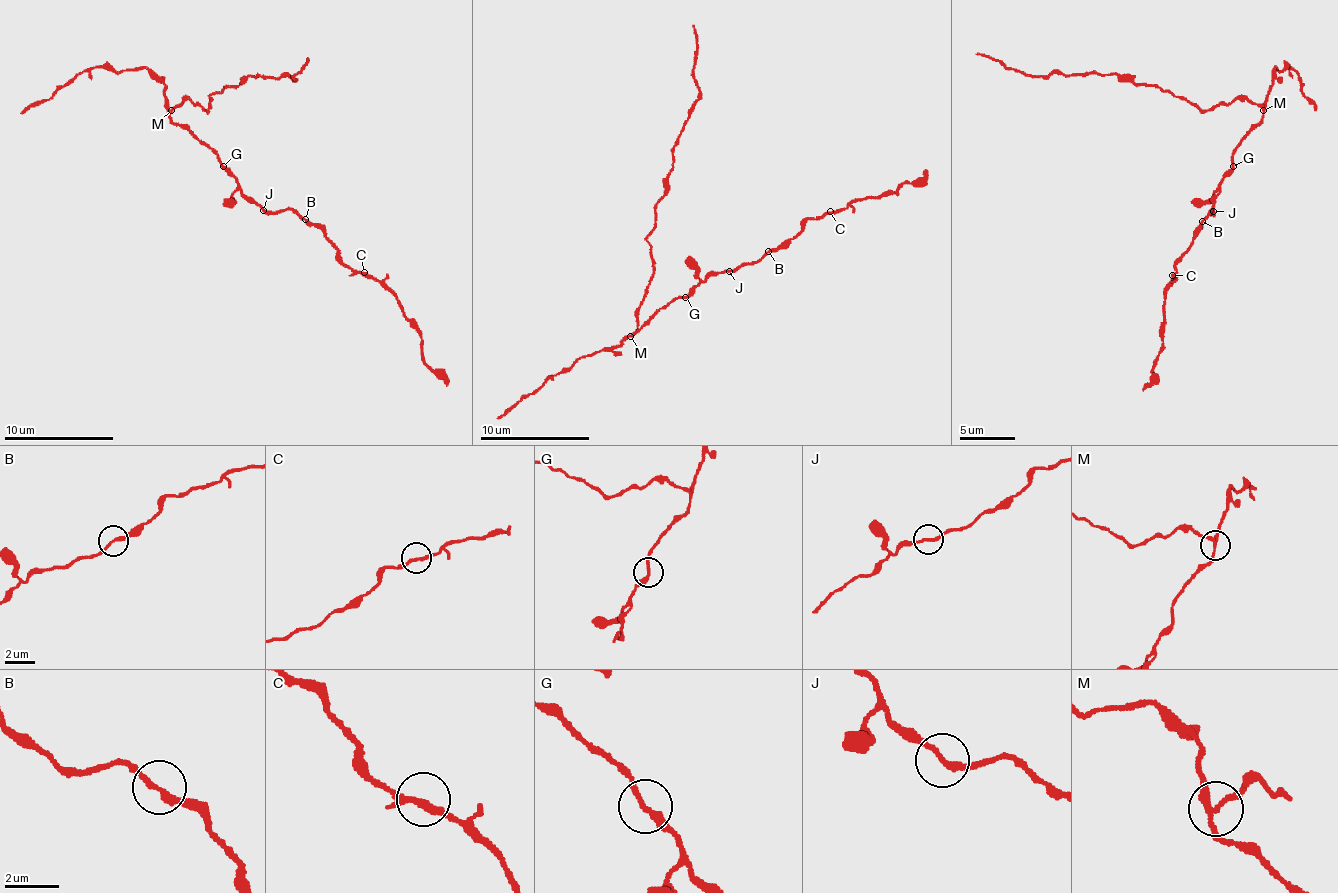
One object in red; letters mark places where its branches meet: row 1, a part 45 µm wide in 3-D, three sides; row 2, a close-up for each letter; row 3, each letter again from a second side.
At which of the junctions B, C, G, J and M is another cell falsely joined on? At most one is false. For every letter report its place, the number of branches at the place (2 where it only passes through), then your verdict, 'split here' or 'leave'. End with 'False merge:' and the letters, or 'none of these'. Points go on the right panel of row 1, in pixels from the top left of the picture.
B: at (1202, 221); 2 branches meet; leave
C: at (1172, 275); 3 branches meet; leave
G: at (1233, 166); 2 branches meet; leave
J: at (1213, 211); 2 branches meet; leave
M: at (1263, 110); 3 branches meet; split here
False merge: M

